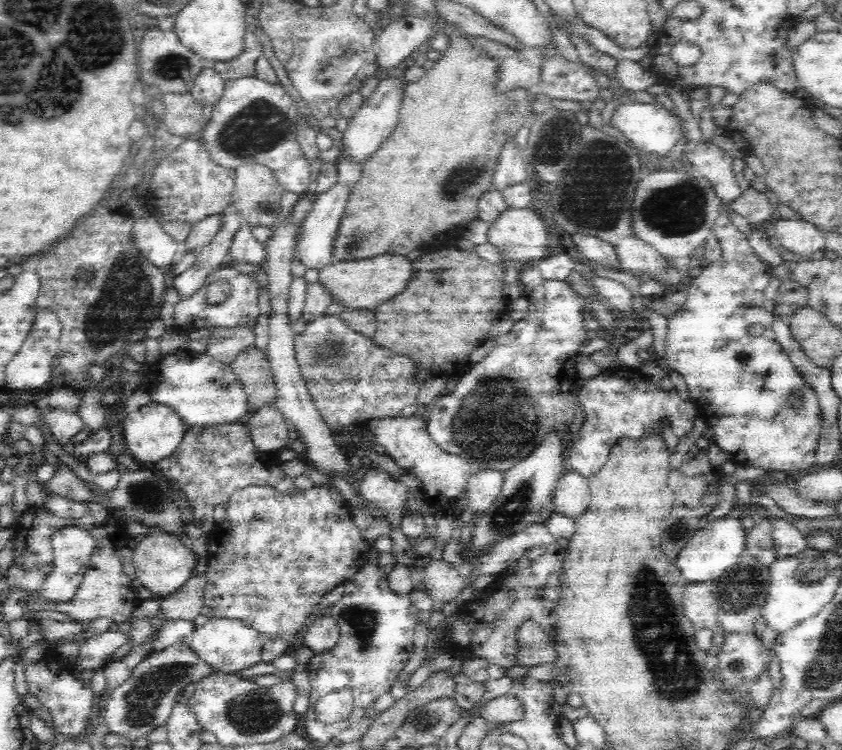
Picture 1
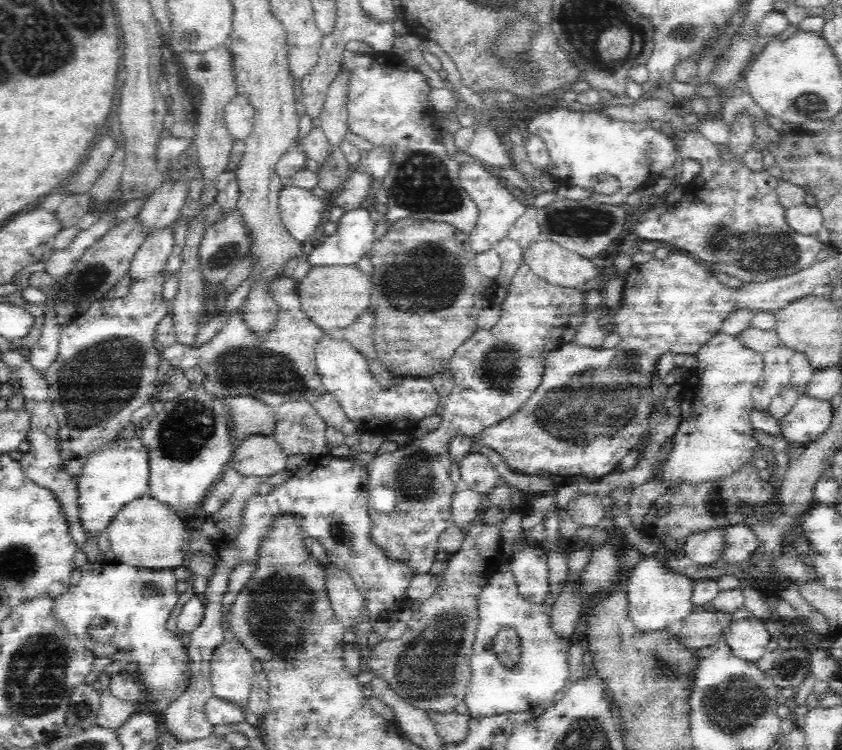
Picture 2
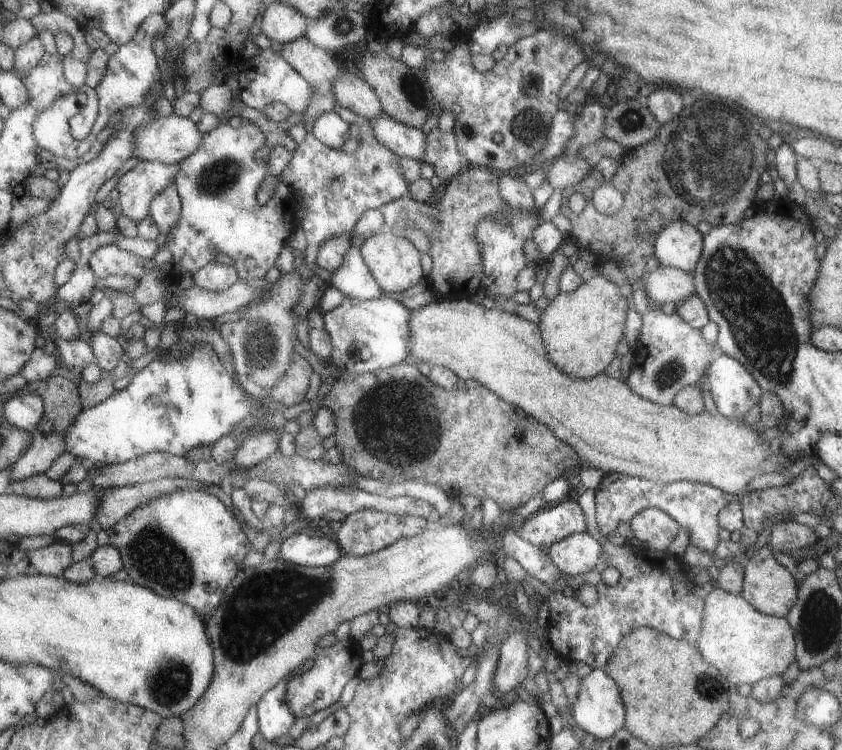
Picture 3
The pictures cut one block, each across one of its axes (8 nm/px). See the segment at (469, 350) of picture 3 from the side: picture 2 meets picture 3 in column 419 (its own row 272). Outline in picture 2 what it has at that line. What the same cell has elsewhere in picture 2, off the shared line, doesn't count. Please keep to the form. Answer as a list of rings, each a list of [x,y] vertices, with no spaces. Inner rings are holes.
[[[326,266],[312,267],[304,280],[298,284],[298,301],[306,317],[322,330],[322,335],[341,336],[343,330],[356,322],[371,306],[372,284],[367,274],[358,267]]]

